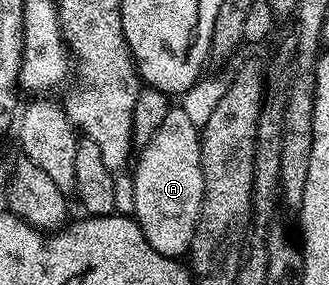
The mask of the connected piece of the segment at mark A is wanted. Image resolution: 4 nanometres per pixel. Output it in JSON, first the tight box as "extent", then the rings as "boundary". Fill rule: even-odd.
{"extent":[132,104,203,258],"boundary":[[[179,104],[161,118],[145,147],[136,155],[133,170],[132,217],[139,224],[147,244],[168,258],[188,255],[201,211],[203,174],[201,172],[201,135]]]}

